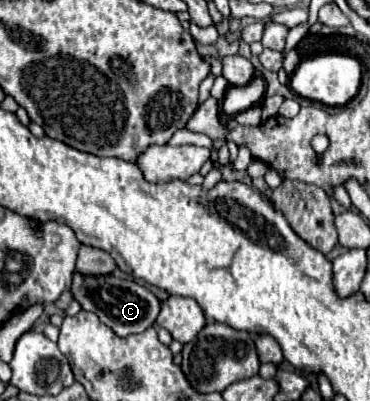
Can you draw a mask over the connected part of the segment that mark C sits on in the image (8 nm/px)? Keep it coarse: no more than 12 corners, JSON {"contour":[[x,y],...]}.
{"contour":[[75,271],[71,295],[119,337],[153,327],[161,301],[133,279]]}

